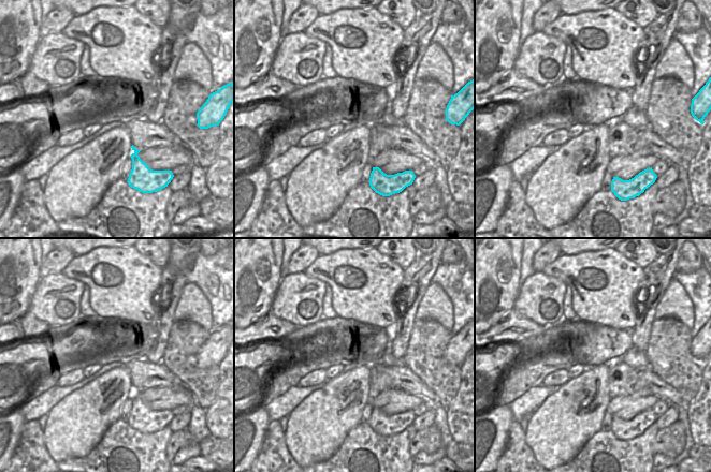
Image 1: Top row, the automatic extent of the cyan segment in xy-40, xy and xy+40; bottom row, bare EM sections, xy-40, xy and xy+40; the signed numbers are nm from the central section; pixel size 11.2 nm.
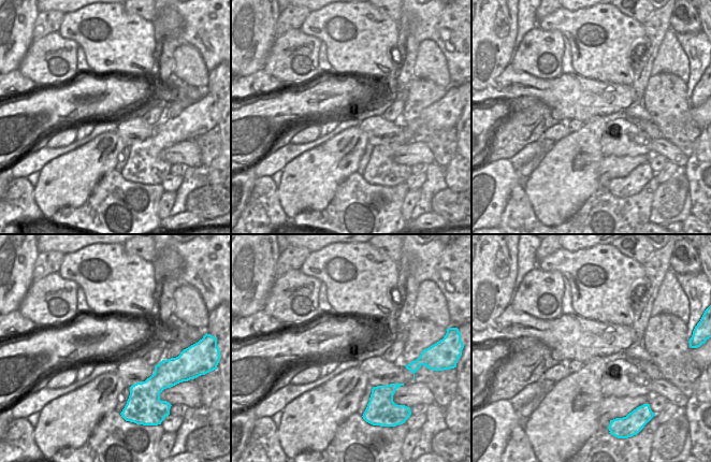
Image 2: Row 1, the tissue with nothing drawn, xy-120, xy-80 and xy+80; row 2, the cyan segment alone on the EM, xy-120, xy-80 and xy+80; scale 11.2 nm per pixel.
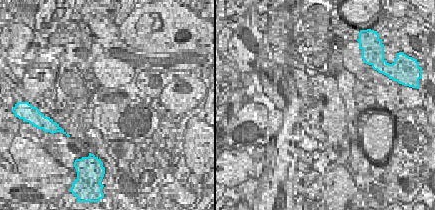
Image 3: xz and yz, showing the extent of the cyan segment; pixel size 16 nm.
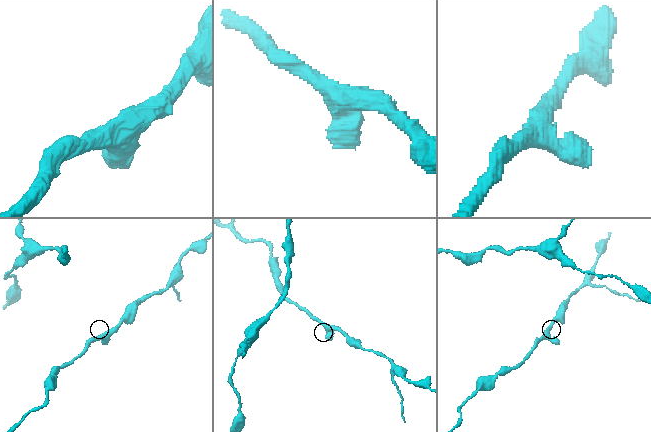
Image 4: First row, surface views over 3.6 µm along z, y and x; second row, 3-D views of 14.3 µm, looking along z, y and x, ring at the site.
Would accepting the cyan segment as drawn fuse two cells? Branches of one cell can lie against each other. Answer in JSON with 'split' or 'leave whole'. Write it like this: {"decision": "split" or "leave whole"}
{"decision": "leave whole"}

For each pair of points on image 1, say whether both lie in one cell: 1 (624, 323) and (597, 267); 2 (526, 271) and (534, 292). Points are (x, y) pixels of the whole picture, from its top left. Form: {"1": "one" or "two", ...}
{"1": "one", "2": "two"}

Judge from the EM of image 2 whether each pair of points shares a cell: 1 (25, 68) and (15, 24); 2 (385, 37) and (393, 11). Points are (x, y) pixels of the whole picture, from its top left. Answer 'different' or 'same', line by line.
1: different
2: different

